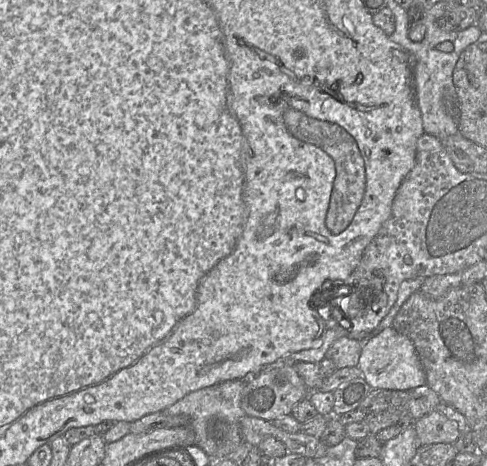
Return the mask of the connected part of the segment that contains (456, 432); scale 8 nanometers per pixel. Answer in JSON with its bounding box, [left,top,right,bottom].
[413,410,462,446]

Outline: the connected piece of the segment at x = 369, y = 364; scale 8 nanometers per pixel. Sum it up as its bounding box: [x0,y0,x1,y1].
[358,326,426,390]

